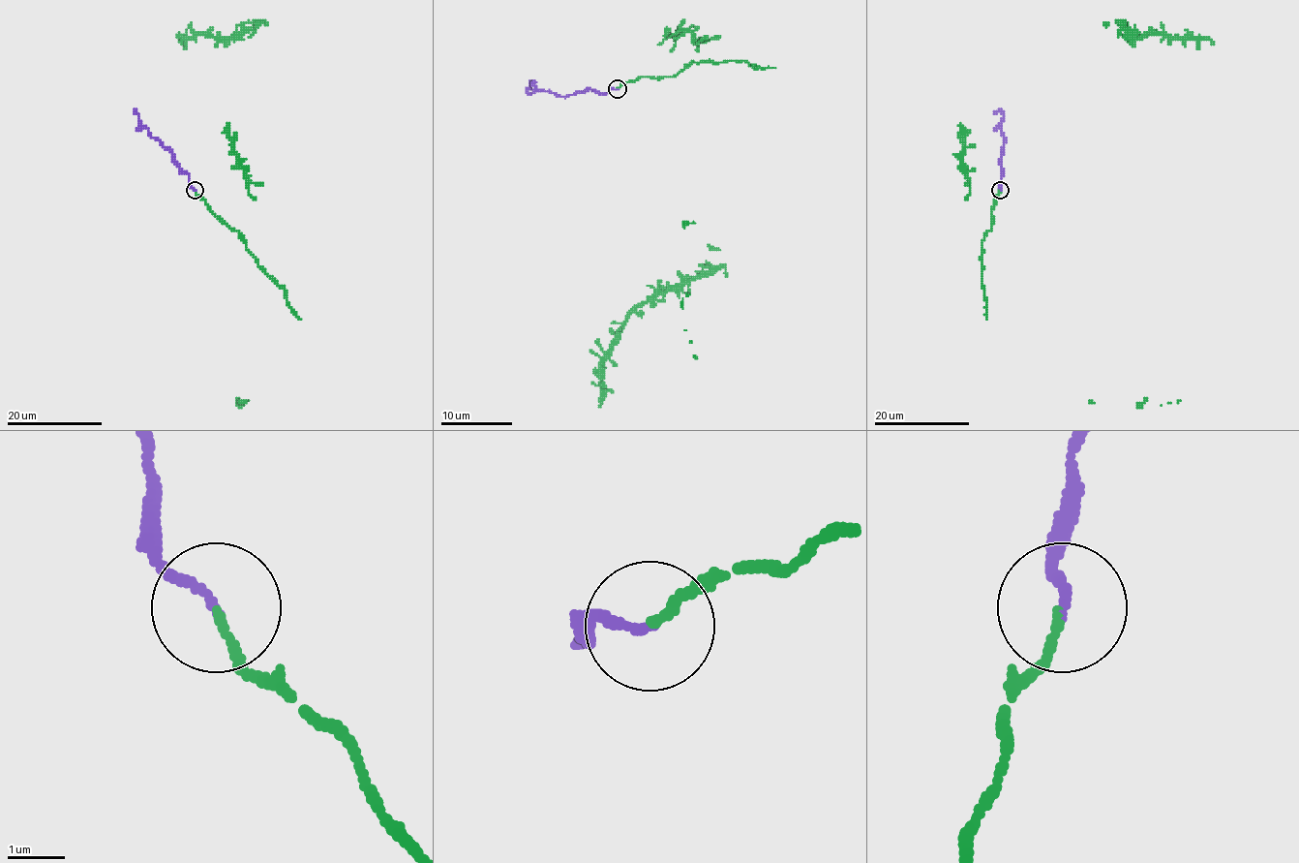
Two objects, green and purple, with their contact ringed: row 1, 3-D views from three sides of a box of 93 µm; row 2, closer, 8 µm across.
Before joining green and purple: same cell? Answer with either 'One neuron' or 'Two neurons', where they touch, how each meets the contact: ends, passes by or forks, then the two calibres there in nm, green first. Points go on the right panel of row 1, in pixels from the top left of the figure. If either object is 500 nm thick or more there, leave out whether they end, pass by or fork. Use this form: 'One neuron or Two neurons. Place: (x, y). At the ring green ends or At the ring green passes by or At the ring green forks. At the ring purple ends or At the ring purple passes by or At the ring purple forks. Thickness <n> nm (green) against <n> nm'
One neuron. Place: (1000, 190). At the ring green ends. At the ring purple ends. Thickness 140 nm (green) against 170 nm

